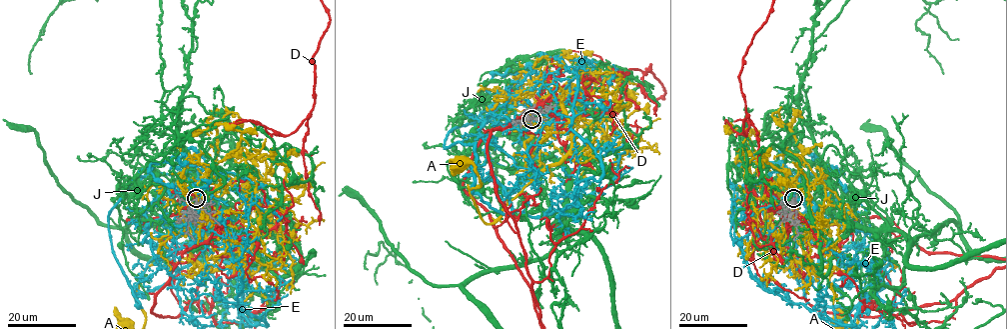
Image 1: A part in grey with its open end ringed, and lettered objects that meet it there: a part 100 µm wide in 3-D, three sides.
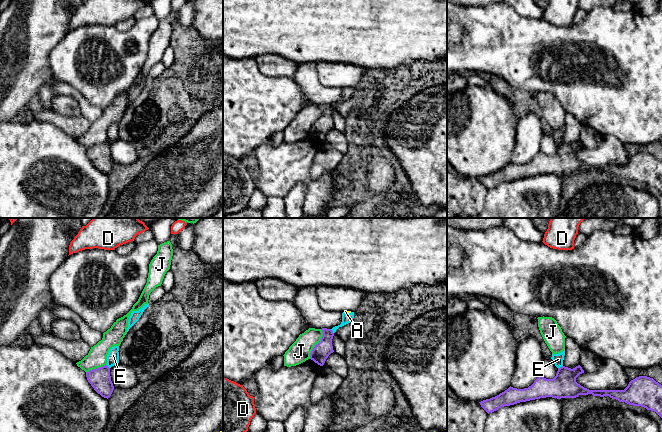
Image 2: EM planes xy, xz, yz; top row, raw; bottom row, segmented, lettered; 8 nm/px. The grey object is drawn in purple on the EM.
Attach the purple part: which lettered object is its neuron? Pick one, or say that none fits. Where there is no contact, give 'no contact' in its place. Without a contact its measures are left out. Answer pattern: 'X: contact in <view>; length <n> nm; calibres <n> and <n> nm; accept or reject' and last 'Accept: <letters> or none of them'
A: no contact; reject
D: no contact; reject
E: contact in yz; length 50 nm; calibres 200 and 80 nm; reject
J: contact in xz; length 260 nm; calibres 140 and 170 nm; reject
Accept: none of them

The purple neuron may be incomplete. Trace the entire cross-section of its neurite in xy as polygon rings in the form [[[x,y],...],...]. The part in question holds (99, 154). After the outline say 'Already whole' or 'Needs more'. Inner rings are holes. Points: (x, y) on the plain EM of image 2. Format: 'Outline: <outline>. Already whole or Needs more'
Outline: [[[105,141],[86,149],[88,158],[94,166],[104,174],[109,174],[114,166],[110,152],[110,144]]]. Already whole

